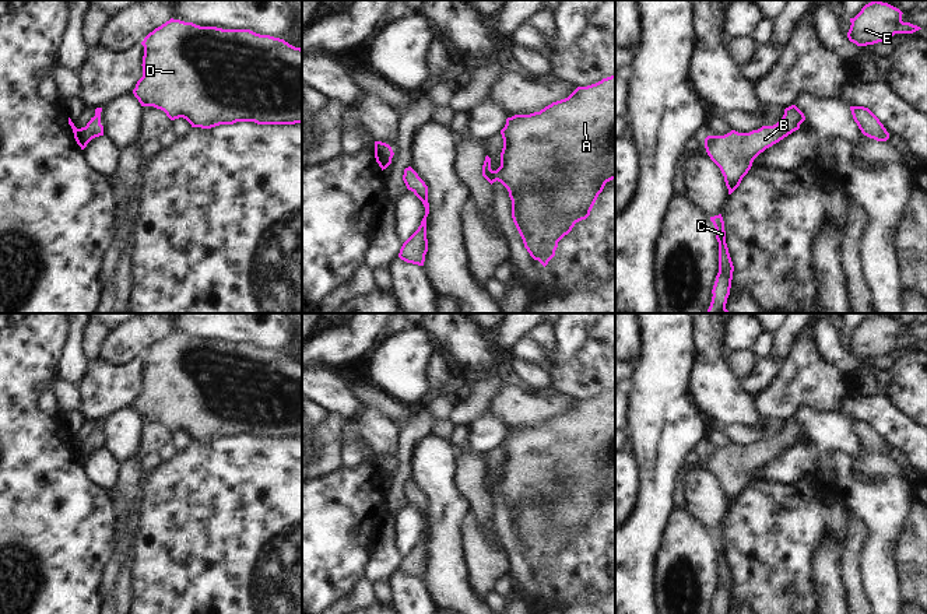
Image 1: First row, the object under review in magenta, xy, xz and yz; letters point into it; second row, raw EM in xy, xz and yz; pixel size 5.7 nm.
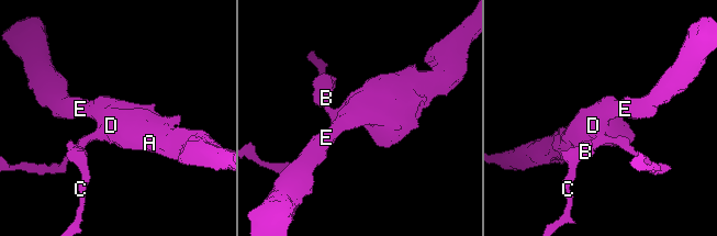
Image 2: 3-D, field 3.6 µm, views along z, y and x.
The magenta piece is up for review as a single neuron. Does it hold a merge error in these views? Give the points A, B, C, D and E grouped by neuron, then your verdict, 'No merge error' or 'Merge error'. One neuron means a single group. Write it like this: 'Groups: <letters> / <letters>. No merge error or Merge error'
Groups: A B C D E. No merge error.

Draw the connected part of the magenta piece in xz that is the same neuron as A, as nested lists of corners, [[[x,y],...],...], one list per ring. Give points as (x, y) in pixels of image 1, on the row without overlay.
[[[615,387],[577,400],[568,411],[540,425],[508,431],[501,448],[501,480],[492,484],[487,469],[482,490],[508,502],[512,531],[524,561],[545,580],[558,555],[590,529],[605,497],[615,492]]]

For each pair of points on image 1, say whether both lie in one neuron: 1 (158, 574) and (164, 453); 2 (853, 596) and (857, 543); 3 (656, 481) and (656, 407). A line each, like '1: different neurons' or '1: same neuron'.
1: different neurons
2: same neuron
3: same neuron

